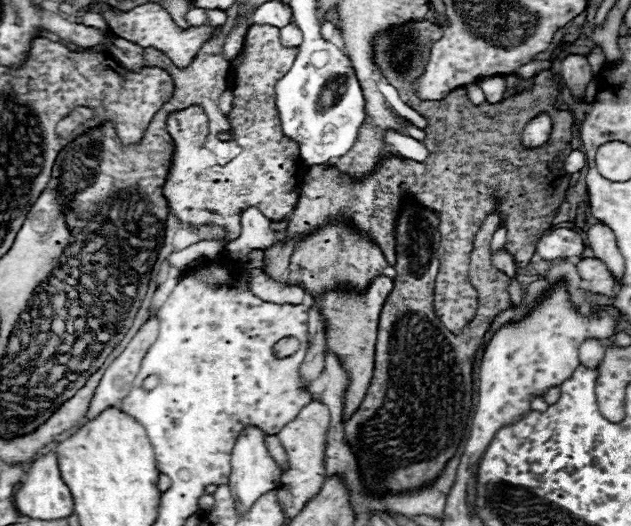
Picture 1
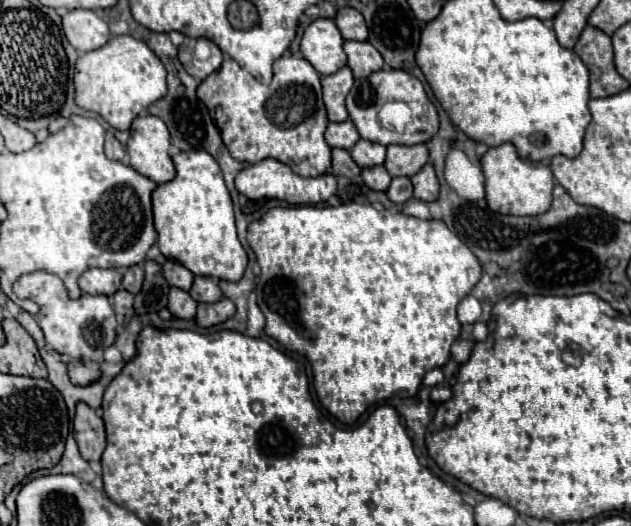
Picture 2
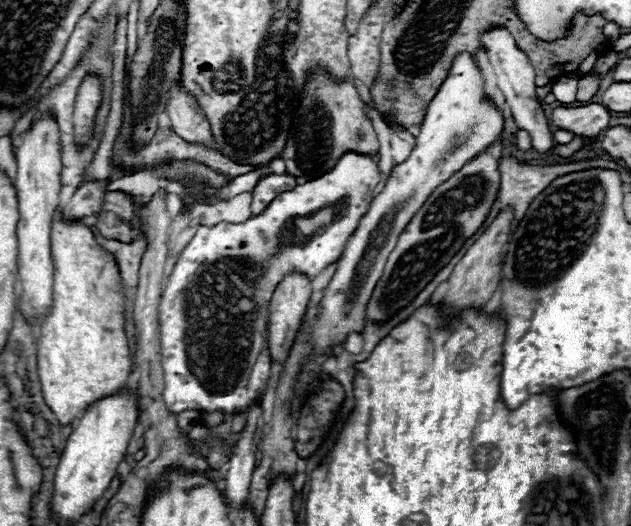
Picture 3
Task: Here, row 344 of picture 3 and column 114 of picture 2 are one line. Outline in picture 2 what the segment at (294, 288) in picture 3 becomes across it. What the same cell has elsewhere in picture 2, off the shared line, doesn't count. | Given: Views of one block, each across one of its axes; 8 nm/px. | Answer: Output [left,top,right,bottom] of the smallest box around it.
[78,268,122,296]

